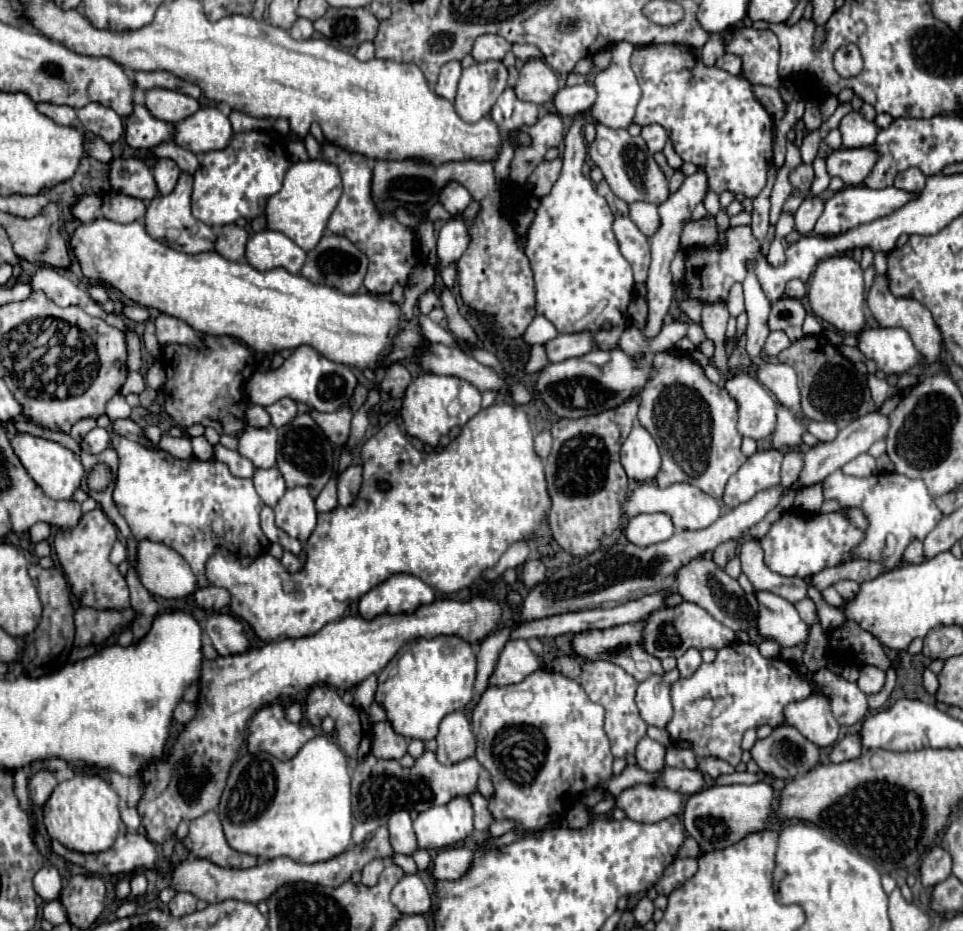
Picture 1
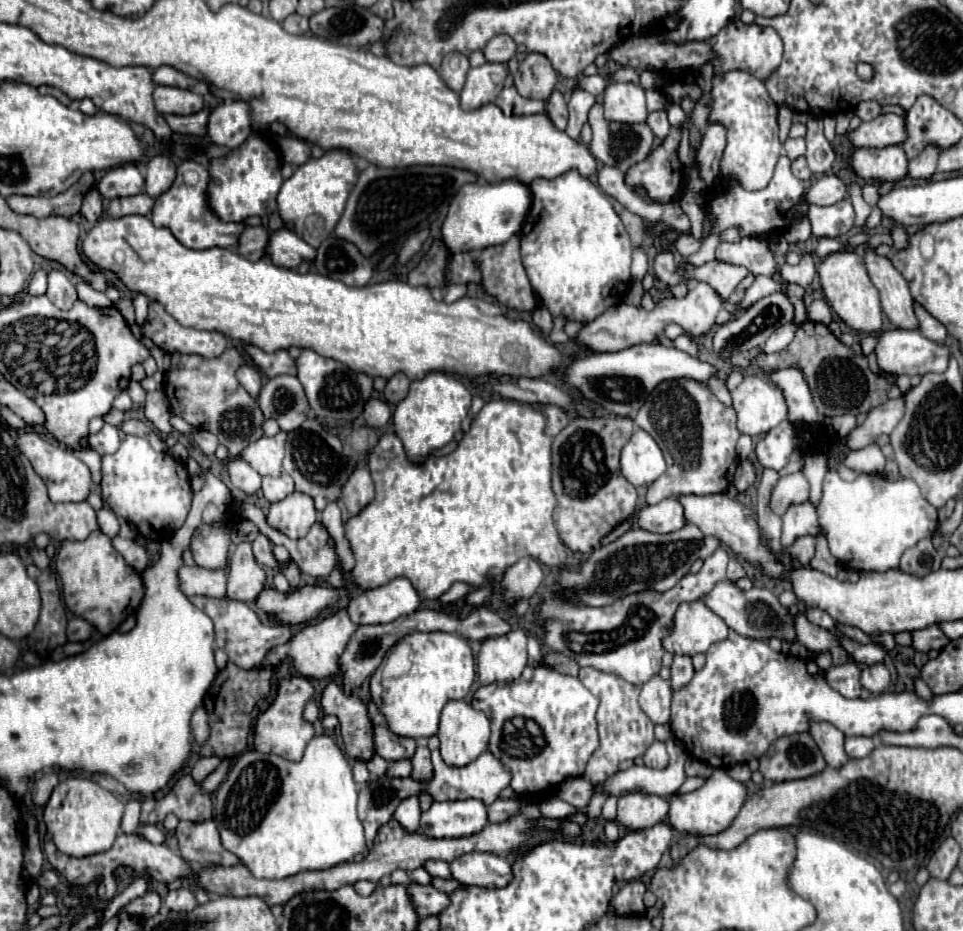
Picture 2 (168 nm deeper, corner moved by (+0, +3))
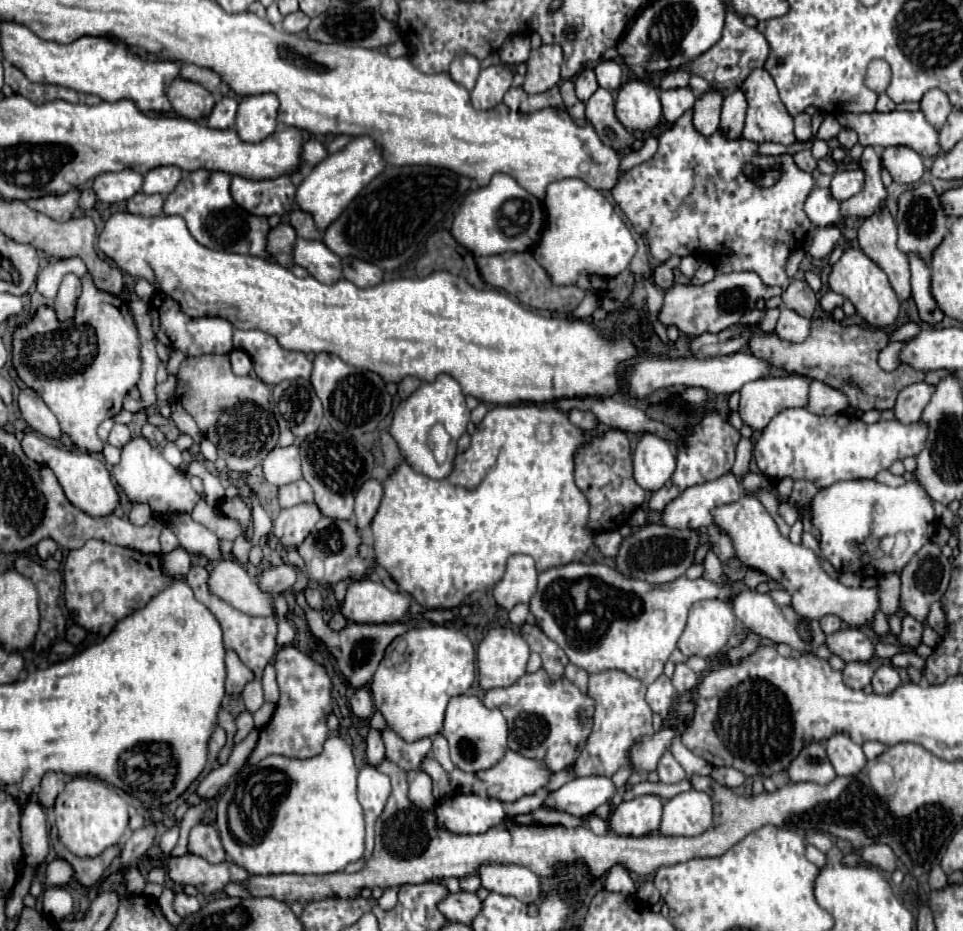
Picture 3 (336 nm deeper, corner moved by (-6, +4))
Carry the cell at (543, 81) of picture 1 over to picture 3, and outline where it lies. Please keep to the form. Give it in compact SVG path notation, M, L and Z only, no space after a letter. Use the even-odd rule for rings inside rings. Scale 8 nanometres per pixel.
M541 45L531 51L527 59L527 75L523 89L531 95L543 93L559 83L561 69L561 47L557 45Z

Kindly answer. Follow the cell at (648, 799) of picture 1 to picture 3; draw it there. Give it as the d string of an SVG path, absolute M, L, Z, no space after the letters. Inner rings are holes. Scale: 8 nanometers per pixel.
M641 795L629 801L623 801L613 817L611 817L611 829L617 835L633 835L643 837L659 829L661 825L661 811L663 803L657 795Z

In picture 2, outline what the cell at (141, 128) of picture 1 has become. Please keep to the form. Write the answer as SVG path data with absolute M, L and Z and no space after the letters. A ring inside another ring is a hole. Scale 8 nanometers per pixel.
M205 108L197 114L189 114L189 116L167 116L167 124L171 126L173 132L179 134L187 134L187 136L207 136L207 120L209 120L211 110Z

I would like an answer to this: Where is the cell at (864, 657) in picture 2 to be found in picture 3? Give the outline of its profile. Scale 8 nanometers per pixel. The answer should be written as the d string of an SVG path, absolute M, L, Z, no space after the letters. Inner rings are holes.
M897 653L895 657L891 657L891 663L895 667L917 667L917 669L923 669L925 665L925 661L915 653Z

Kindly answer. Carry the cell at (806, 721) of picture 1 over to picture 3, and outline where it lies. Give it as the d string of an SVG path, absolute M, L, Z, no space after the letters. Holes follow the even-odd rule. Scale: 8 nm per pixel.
M837 733L825 741L827 757L831 765L835 767L837 775L855 775L865 765L865 755L861 751L861 745L857 745L849 735Z

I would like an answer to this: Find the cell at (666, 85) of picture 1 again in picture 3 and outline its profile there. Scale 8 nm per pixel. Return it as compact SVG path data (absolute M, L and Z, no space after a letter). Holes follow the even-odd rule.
M765 69L751 71L747 75L747 79L741 83L741 91L745 93L745 99L747 99L747 121L745 121L745 129L743 129L743 139L755 141L755 143L773 141L773 143L781 143L781 145L793 145L795 143L793 119L787 113L785 105L781 103L771 75Z

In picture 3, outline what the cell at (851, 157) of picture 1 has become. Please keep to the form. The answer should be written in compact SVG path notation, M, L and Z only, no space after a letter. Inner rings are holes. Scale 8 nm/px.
M887 147L881 153L883 167L891 173L895 183L913 185L921 181L921 155L909 147Z

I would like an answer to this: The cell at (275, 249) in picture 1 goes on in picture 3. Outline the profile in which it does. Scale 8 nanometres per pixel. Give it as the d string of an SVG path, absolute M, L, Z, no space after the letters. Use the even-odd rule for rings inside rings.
M297 237L293 245L293 263L307 269L321 283L341 279L341 259L327 249L323 241L307 241Z

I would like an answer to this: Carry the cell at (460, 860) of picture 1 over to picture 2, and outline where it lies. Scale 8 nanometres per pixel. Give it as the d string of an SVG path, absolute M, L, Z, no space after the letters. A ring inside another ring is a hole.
M471 852L453 860L449 866L451 866L453 878L467 886L505 888L513 880L511 862L495 854Z

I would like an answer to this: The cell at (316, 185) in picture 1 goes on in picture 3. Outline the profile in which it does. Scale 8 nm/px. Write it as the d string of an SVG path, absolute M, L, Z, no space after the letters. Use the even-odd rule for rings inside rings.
M355 137L351 139L341 151L325 157L319 165L311 169L305 181L297 187L295 203L301 211L309 213L315 221L319 231L325 231L341 213L343 209L355 199L355 195L383 171L385 163L381 157L379 147L373 143L371 137Z

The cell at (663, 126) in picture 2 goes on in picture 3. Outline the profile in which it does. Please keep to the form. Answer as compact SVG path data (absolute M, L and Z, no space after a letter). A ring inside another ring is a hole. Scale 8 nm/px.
M689 87L661 91L659 99L661 99L661 105L663 105L663 117L665 117L667 123L675 123L695 103L695 95Z

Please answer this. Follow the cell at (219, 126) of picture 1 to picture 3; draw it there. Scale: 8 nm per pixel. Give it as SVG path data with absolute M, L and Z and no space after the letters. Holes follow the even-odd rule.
M271 93L251 95L241 99L235 117L235 131L247 143L259 143L267 139L277 127L279 99Z

